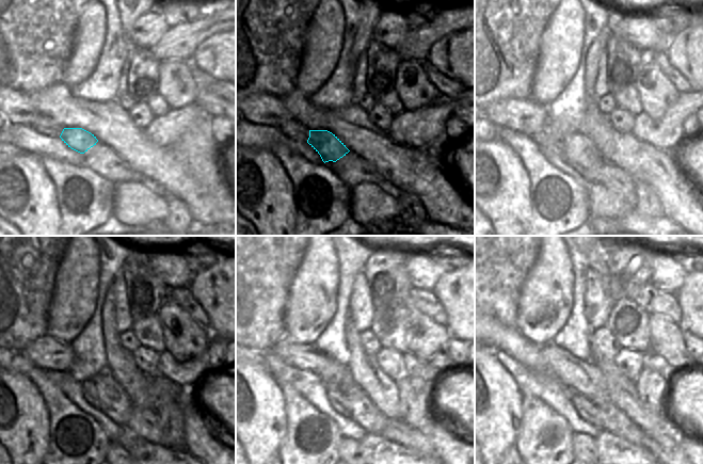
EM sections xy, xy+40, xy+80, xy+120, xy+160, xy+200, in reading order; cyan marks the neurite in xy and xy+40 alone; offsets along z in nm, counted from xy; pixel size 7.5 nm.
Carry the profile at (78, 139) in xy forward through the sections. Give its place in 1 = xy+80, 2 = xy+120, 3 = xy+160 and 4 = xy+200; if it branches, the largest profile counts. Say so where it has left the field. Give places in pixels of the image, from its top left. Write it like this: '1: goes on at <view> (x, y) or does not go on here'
1: goes on at xy+80 (582, 153)
2: goes on at xy+120 (116, 403)
3: goes on at xy+160 (364, 413)
4: goes on at xy+200 (614, 421)

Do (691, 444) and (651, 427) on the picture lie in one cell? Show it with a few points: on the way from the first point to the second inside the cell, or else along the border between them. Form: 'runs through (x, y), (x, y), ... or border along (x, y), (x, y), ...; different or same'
border along (683, 434), (680, 438); different

